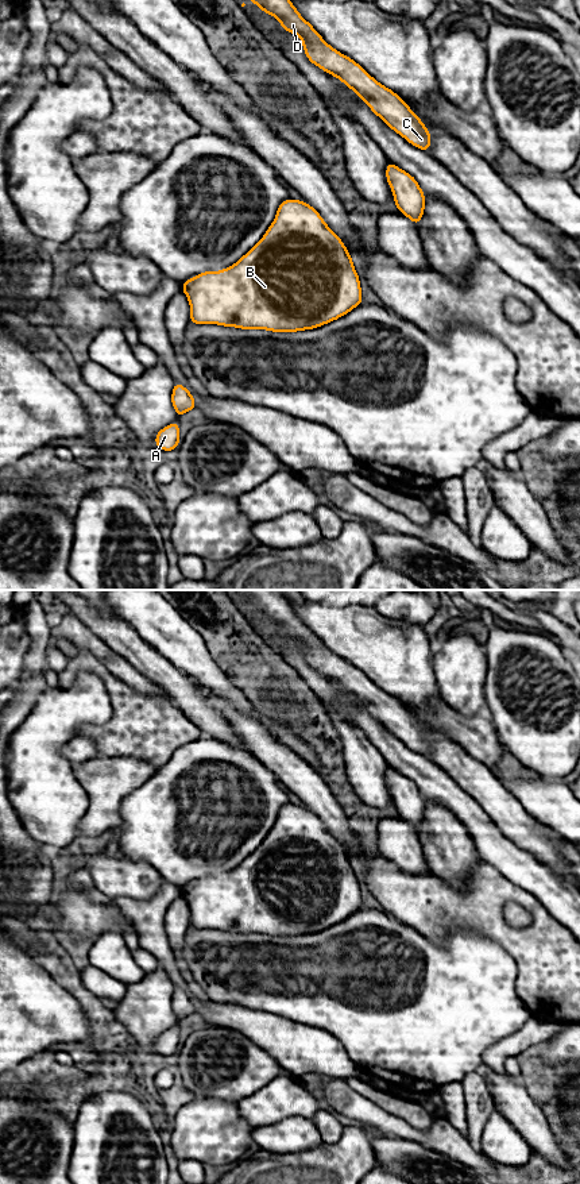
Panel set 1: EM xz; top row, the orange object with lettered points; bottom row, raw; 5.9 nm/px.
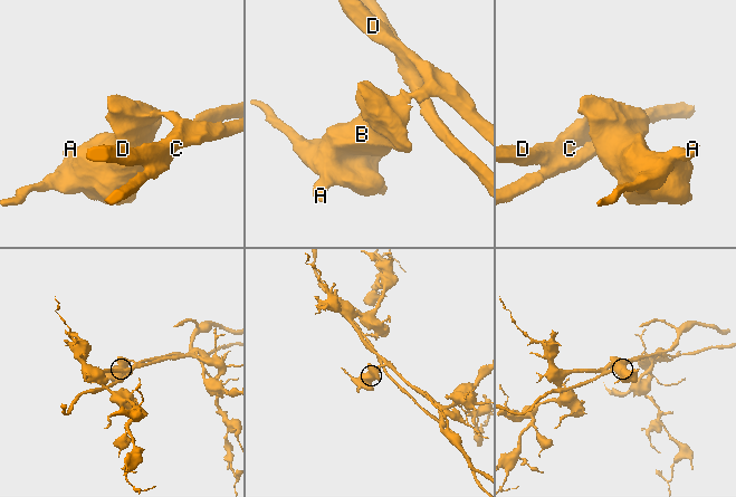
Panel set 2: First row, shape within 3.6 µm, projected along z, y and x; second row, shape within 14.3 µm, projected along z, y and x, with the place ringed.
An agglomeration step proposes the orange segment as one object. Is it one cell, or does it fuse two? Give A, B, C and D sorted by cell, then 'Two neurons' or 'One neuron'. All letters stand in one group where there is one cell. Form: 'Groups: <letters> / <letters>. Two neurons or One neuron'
Groups: A B C D. One neuron

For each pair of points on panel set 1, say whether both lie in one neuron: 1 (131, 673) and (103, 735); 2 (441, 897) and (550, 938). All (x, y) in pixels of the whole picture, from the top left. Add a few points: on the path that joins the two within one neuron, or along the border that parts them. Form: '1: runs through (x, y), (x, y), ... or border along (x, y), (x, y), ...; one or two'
1: border along (103, 663), (138, 691), (157, 695); two
2: runs through (468, 907), (476, 907), (510, 938), (524, 938); one

